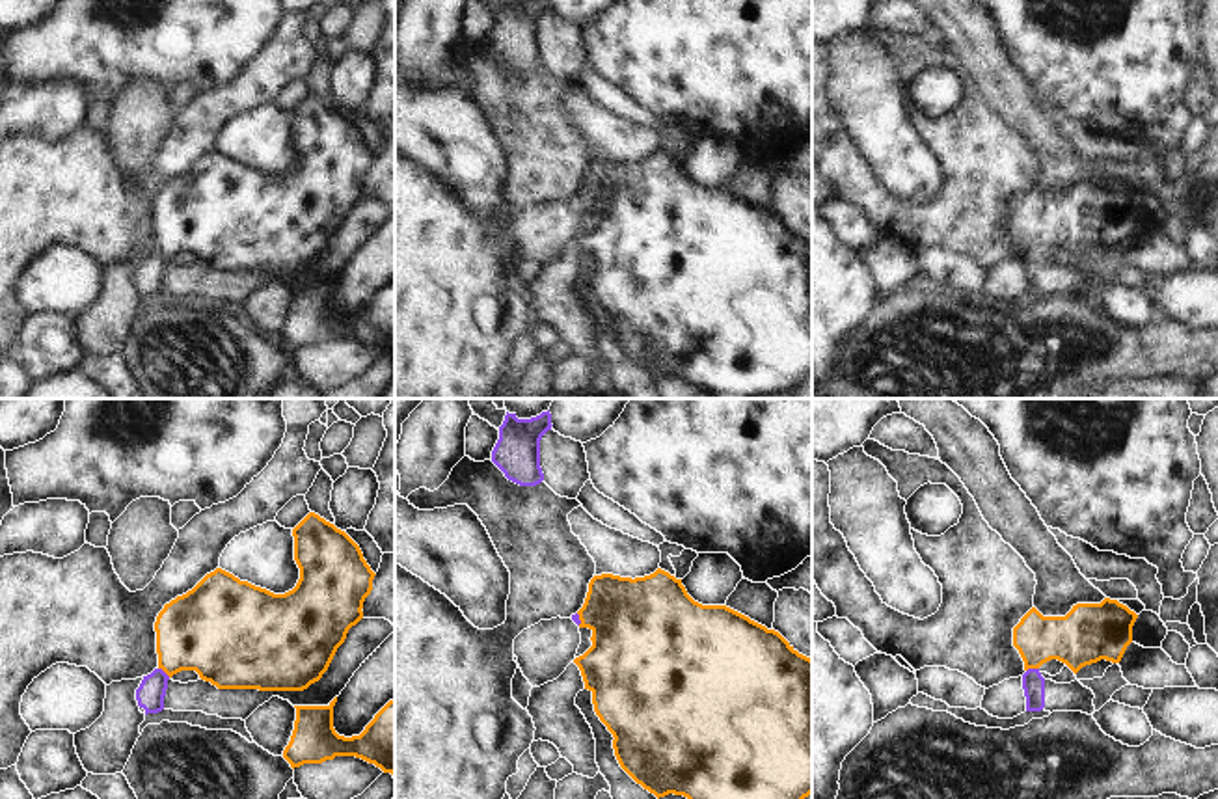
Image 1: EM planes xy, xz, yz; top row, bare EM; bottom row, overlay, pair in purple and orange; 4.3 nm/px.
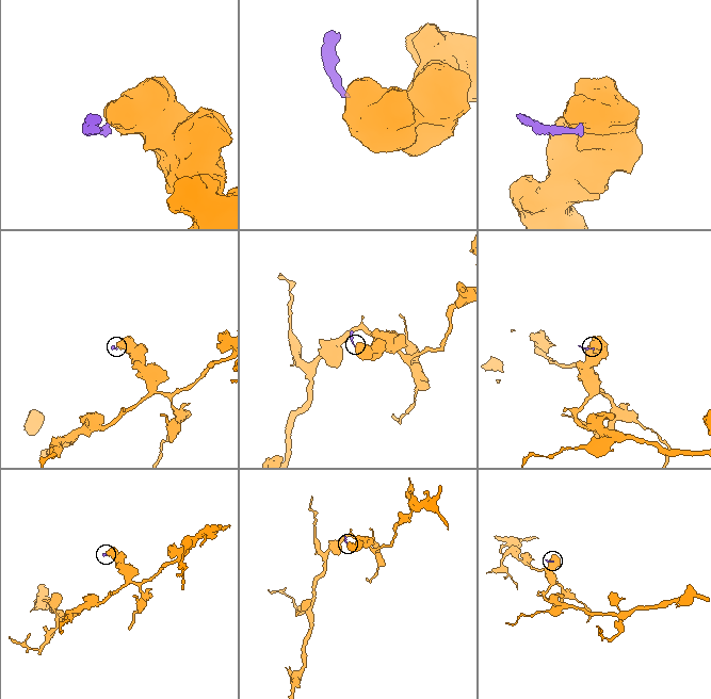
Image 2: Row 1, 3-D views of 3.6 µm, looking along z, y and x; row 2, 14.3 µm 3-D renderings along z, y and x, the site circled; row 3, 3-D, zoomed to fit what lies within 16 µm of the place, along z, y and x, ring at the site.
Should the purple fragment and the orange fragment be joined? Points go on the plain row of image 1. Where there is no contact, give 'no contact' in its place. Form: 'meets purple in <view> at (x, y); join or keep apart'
meets purple in yz at (1032, 252); keep apart

